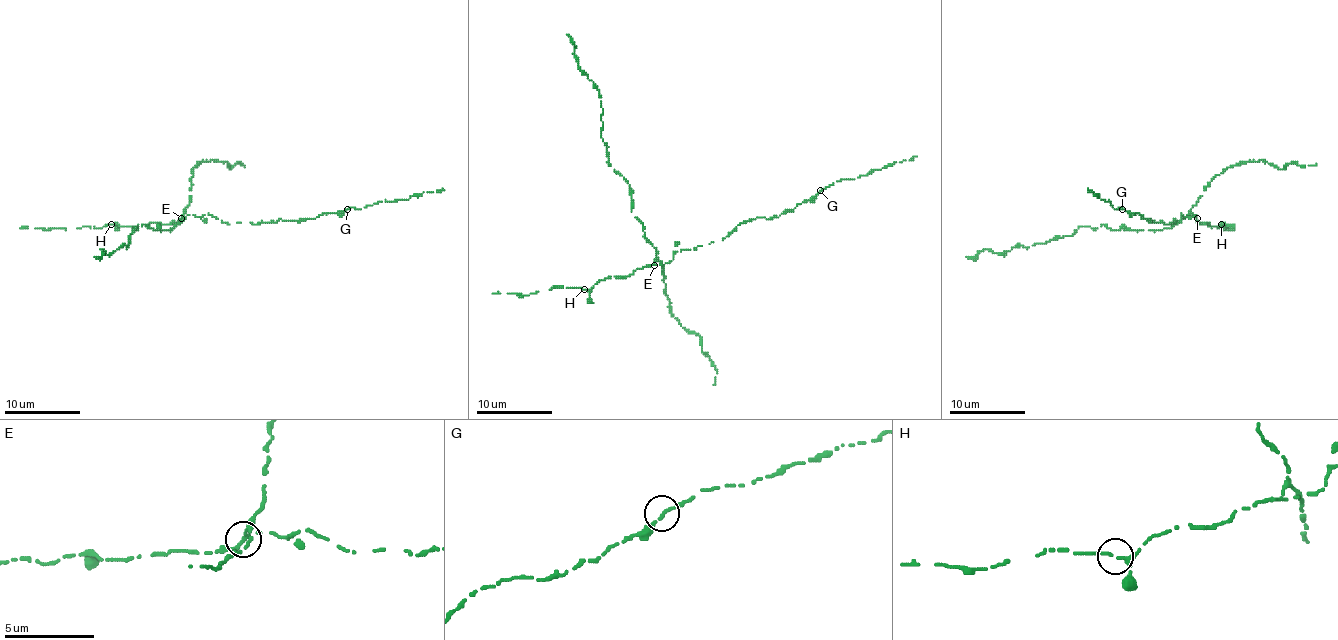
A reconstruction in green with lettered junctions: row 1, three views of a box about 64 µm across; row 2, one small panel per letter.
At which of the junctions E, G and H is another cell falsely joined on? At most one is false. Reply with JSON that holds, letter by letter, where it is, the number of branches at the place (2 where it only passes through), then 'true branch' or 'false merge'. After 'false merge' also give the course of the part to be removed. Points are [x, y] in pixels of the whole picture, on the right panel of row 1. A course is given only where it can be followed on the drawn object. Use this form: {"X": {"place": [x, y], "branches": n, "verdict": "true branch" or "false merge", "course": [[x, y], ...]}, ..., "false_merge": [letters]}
{"E": {"place": [1197, 218], "branches": 2, "verdict": "false merge", "course": [[1196, 219], [1187, 215], [1156, 230], [1080, 226], [1000, 255], [983, 249], [966, 257]]}, "G": {"place": [1122, 209], "branches": 2, "verdict": "true branch"}, "H": {"place": [1221, 224], "branches": 3, "verdict": "true branch"}, "false_merge": ["E"]}

